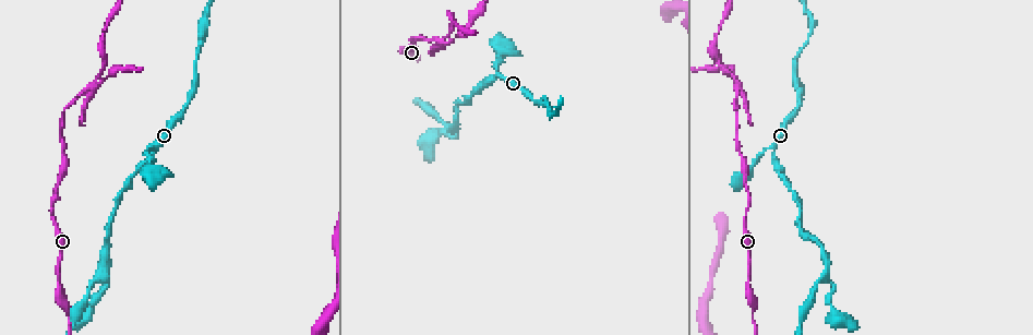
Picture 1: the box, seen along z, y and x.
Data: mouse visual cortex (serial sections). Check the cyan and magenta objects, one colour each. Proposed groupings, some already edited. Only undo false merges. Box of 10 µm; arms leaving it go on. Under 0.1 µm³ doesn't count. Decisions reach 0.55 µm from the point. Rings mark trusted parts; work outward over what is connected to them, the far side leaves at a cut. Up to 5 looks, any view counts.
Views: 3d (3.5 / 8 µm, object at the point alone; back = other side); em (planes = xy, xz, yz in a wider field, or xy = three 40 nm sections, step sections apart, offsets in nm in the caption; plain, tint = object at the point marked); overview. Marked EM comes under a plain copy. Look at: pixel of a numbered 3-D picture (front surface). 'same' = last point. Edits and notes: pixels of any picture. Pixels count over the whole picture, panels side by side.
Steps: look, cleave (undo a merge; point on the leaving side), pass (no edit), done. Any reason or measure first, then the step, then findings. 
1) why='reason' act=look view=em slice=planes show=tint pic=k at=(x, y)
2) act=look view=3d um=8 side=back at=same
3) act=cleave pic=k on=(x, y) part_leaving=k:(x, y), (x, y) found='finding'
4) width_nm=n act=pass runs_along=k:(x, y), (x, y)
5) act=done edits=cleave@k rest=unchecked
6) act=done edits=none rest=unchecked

why='three arms meet' act=look view=3d um=3.5 pic=1 at=(735, 87)

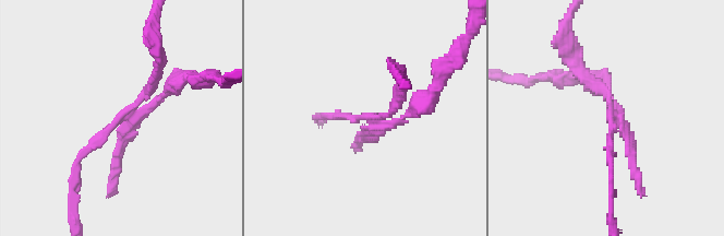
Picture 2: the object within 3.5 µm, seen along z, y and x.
why='need the tissue' act=look view=em slice=xy step=1 show=tint pic=2 at=(363, 116)

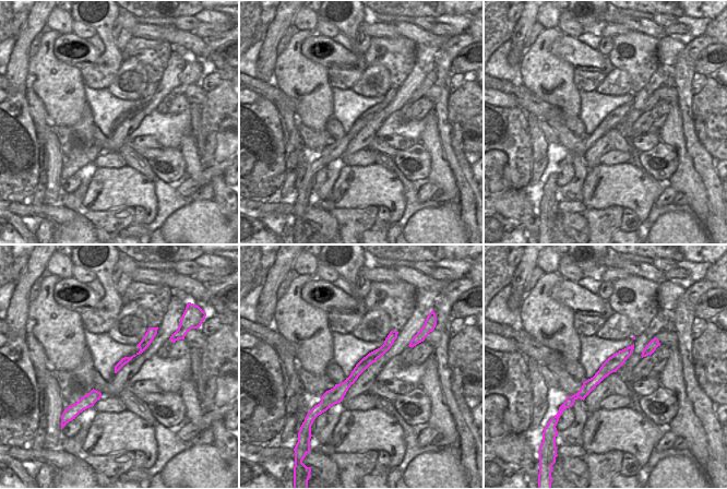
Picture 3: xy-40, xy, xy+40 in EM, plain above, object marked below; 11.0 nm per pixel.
act=cleave pic=2 on=(607, 77) part_leaving=2:(374, 125), (411, 114), (445, 69) found='a second cell is stuck on'

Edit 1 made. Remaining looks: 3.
act=look view=overview

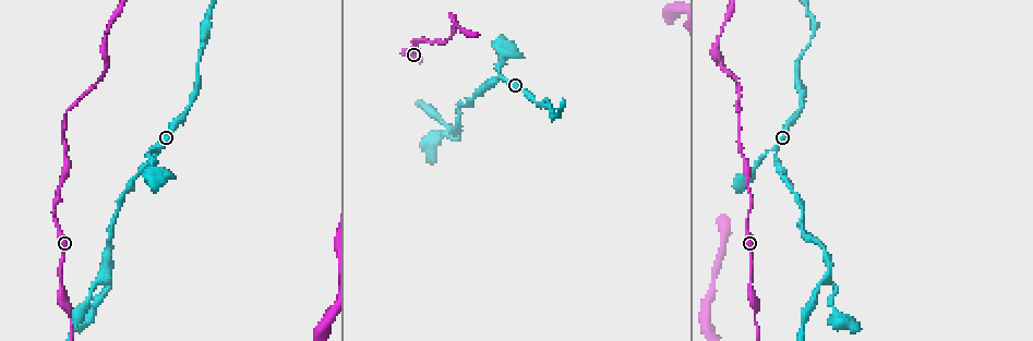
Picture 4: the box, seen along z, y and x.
why='narrows sharply' act=look view=3d um=3.5 pic=4 at=(830, 273)

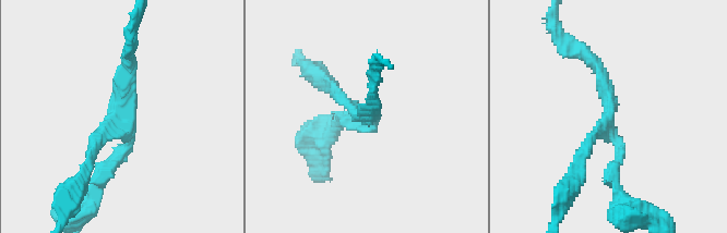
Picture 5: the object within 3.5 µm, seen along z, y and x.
act=look view=em slice=planes show=tint pic=5 at=(610, 115)

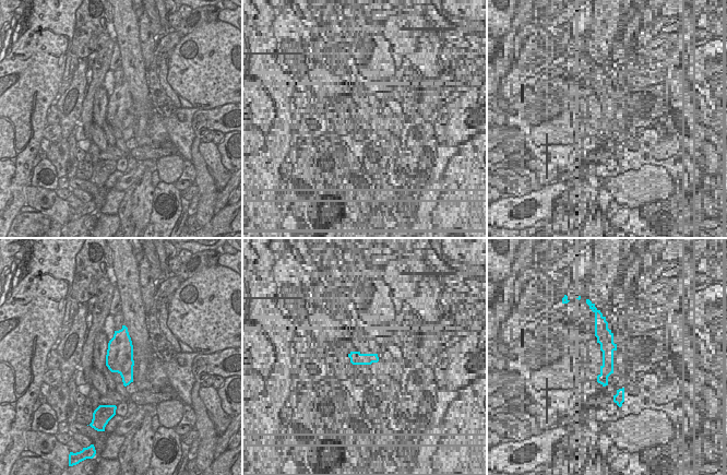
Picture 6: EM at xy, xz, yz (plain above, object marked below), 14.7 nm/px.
arms=3 arm_widths_nm=150,150,200 act=pass runs_along=5:(129, 50), (129, 144), (105, 170) found='all the same cell'

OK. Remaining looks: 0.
act=done edits=cleave@2 rest=unchecked

